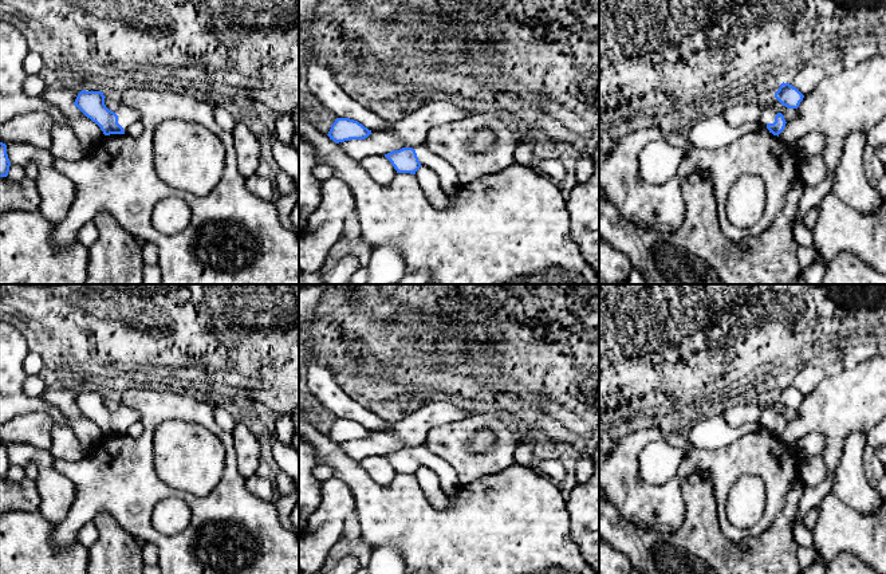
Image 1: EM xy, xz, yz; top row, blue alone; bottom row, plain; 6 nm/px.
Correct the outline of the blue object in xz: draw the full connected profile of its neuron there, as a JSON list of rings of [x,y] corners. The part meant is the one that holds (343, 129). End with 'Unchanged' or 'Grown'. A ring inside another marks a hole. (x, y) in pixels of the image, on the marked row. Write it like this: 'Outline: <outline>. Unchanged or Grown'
Outline: [[[336,118],[335,122],[331,125],[327,135],[334,142],[339,144],[350,139],[365,139],[370,134],[371,130],[365,127],[358,121],[350,118]]]. Unchanged

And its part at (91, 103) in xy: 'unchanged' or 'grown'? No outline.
grown

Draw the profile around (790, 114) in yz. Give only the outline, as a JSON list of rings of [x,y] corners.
[[[776,98],[768,103],[772,109],[784,115],[785,122],[791,122],[798,118],[798,109],[788,109],[783,106]]]

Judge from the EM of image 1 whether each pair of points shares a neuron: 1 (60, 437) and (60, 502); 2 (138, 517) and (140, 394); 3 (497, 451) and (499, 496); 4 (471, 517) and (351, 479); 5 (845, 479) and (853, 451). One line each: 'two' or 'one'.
1: two
2: one
3: two
4: one
5: one

